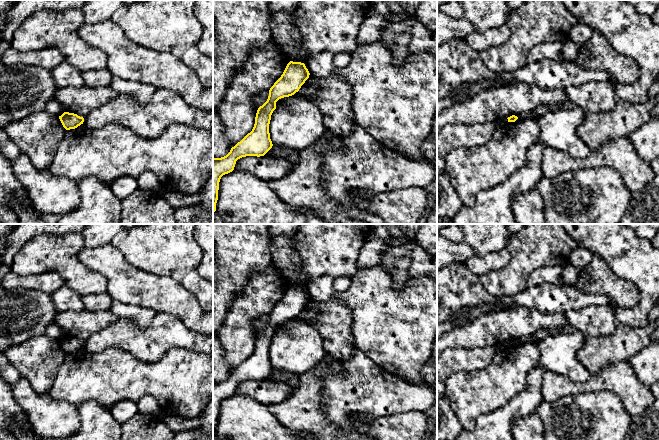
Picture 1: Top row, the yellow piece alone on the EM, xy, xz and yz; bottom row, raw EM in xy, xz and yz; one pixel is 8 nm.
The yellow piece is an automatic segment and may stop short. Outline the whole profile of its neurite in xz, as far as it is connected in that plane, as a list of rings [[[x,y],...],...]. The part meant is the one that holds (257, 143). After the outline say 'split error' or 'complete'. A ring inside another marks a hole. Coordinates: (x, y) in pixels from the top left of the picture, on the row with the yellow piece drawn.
[[[290,61],[281,77],[270,88],[267,101],[258,108],[252,131],[232,147],[226,156],[213,157],[213,214],[216,211],[221,177],[234,170],[238,159],[246,156],[264,156],[272,148],[269,124],[276,109],[276,102],[298,92],[309,75],[304,63]]] | complete

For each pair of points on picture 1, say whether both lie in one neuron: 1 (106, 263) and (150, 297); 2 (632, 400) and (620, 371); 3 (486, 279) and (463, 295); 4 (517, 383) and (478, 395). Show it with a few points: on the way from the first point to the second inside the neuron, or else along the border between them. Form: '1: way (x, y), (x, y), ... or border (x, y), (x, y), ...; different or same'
1: way (117, 270), (135, 287), (139, 288); same
2: way (632, 393), (620, 378); same
3: border (477, 277), (482, 286), (491, 294), (501, 295); different
4: way (507, 383), (498, 383), (488, 389); same

